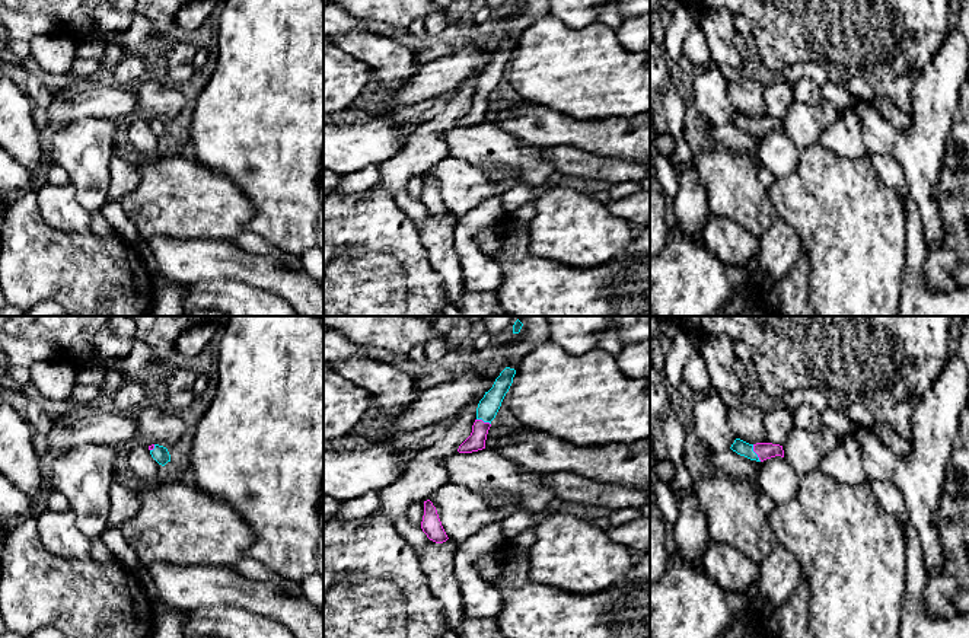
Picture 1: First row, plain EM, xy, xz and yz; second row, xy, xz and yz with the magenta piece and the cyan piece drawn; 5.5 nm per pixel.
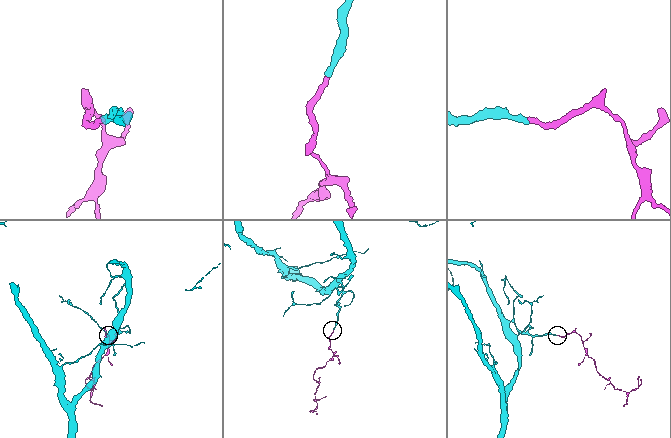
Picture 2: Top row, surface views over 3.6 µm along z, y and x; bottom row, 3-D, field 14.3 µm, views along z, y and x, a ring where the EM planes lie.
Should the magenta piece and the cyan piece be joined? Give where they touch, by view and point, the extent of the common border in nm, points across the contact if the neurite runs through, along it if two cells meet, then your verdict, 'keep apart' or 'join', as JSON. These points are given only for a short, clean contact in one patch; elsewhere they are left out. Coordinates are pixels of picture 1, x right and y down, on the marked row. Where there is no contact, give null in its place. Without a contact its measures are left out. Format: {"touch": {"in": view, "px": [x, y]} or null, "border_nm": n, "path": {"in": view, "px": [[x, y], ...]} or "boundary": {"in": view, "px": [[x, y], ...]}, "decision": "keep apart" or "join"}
{"touch": {"in": "yz", "px": [756, 453]}, "border_nm": 110, "path": {"in": "yz", "px": [[765, 450], [756, 453], [739, 446]]}, "decision": "join"}

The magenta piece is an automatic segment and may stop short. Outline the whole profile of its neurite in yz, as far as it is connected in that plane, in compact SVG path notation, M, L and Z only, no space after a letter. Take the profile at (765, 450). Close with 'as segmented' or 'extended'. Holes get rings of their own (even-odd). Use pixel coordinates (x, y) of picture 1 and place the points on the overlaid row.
M736 438L730 449L737 454L756 462L764 462L775 456L784 457L782 446L772 443L749 444L740 438Z; extended

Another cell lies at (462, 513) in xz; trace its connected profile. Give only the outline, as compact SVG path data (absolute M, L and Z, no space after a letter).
M452 482L434 491L428 500L436 507L447 537L458 545L487 524L501 524L506 517L523 508L519 503L494 508L482 495Z

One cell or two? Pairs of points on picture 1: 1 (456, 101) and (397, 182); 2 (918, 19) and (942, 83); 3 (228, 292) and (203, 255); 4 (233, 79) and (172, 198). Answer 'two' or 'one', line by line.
1: one
2: two
3: two
4: two

